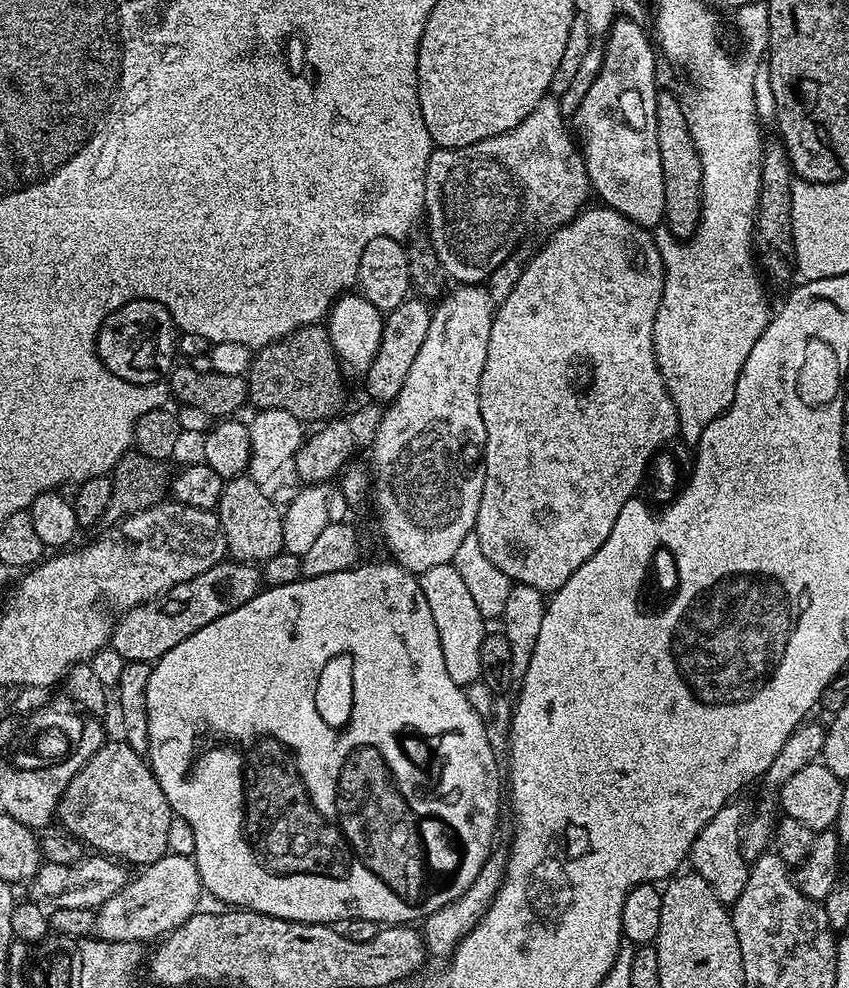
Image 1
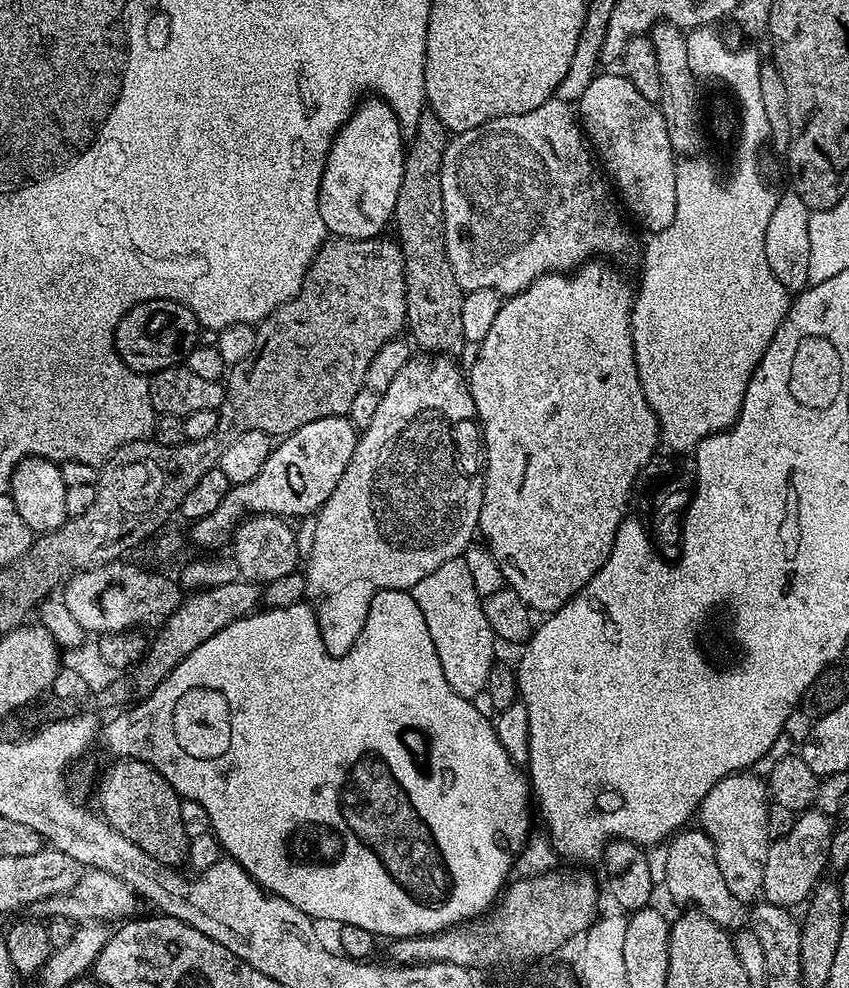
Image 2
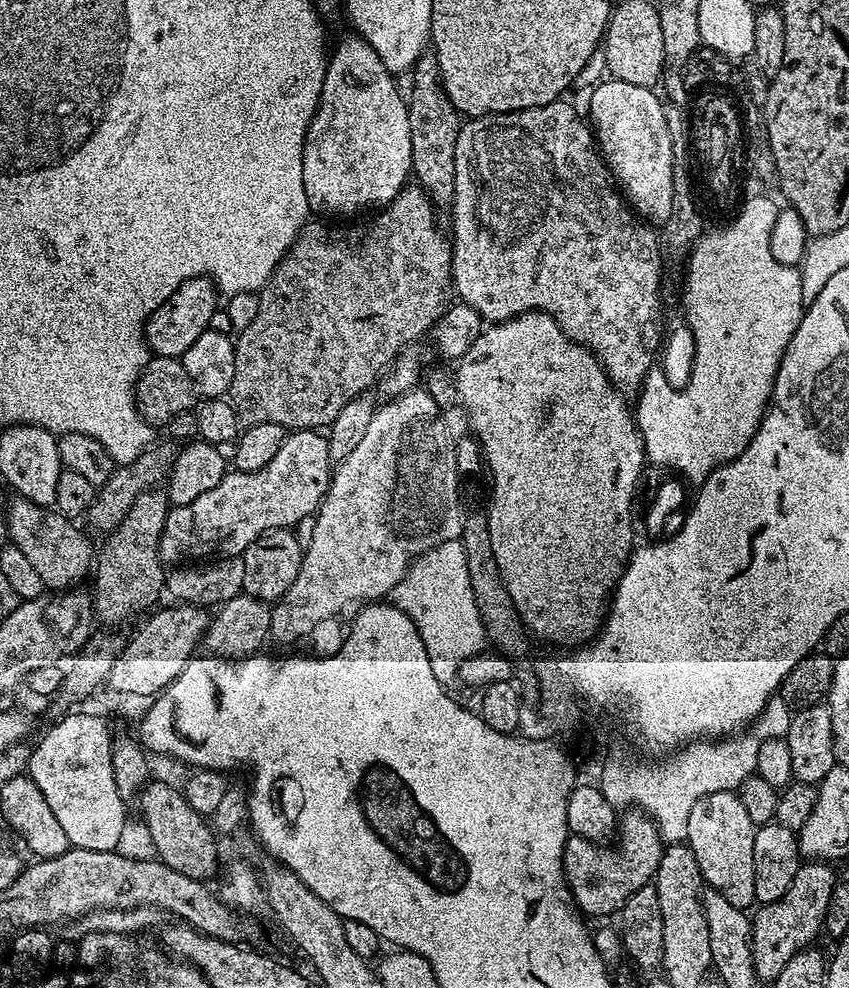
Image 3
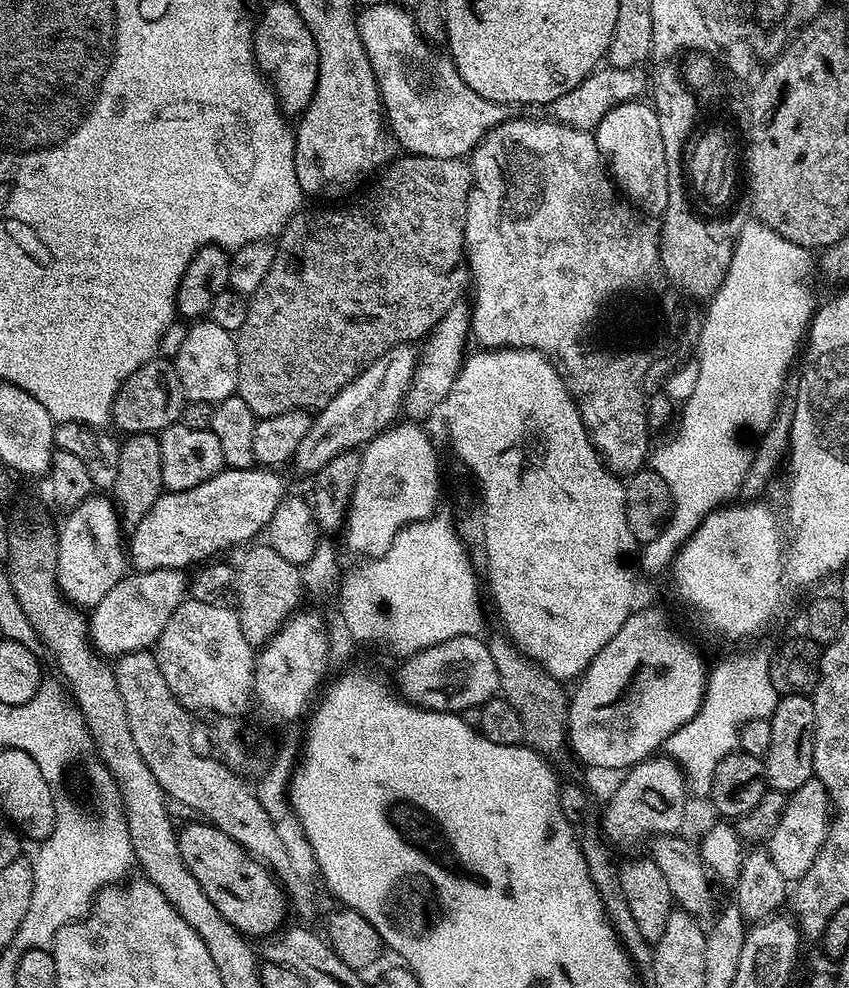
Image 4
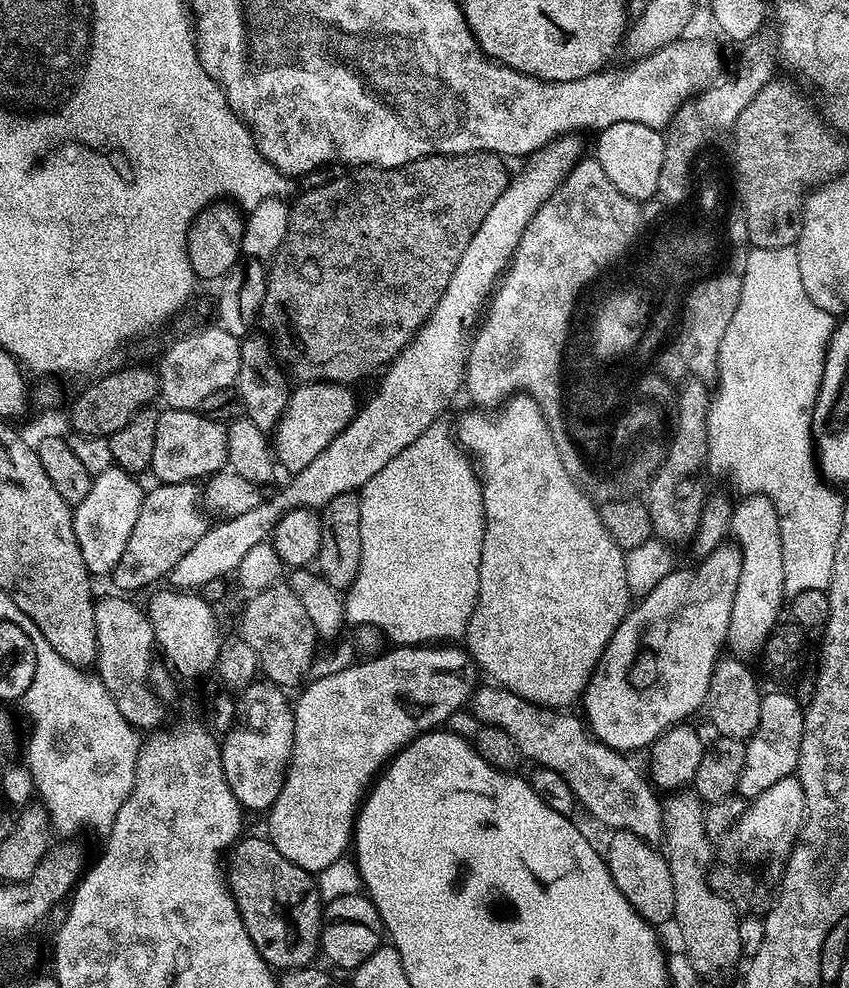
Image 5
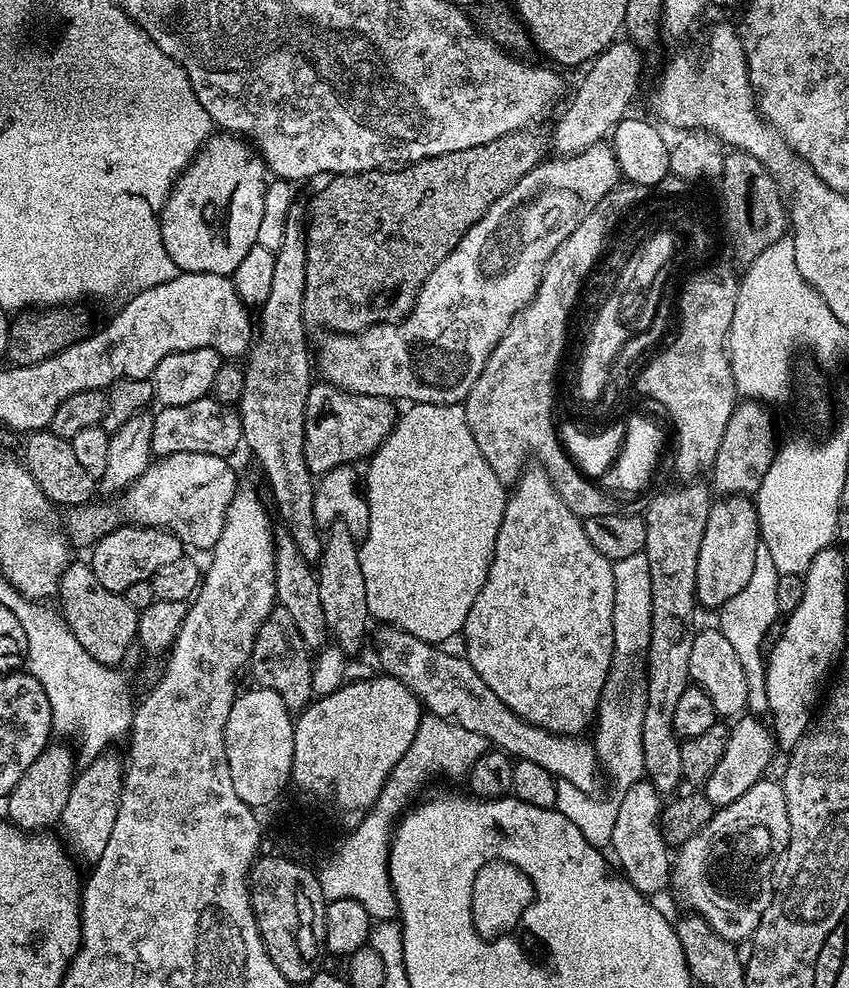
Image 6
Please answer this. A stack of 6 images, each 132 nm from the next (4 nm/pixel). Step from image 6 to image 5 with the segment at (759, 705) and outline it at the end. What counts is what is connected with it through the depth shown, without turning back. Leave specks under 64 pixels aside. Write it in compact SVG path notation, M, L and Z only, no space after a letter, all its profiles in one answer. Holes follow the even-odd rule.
M755 494L737 499L732 510L730 536L742 554L742 578L738 578L738 591L734 593L734 607L728 619L727 647L736 654L759 653L773 628L781 623L780 611L786 608L780 515L772 499Z

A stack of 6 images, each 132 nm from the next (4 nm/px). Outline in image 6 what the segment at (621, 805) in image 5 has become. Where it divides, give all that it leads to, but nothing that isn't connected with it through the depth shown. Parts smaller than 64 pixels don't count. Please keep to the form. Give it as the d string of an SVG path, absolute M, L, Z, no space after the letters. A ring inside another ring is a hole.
M380 626L376 632L376 656L385 673L402 682L420 700L431 715L460 724L474 734L482 734L489 745L501 752L507 752L516 760L538 762L557 781L578 786L578 790L595 793L602 784L600 760L596 757L596 745L584 741L580 736L559 736L545 728L526 722L470 666L463 656L443 652L443 647L415 636L395 626Z

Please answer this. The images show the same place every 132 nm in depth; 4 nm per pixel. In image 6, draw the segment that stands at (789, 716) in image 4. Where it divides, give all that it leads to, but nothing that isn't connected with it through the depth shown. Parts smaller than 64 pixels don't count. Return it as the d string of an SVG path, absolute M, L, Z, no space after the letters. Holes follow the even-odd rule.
M741 715L731 725L726 751L718 766L714 766L714 774L710 774L710 778L706 778L702 785L704 797L712 803L713 809L724 808L730 802L738 802L738 798L742 798L742 794L746 794L750 786L765 779L767 772L764 771L771 766L775 752L778 752L778 745L772 728L759 716Z

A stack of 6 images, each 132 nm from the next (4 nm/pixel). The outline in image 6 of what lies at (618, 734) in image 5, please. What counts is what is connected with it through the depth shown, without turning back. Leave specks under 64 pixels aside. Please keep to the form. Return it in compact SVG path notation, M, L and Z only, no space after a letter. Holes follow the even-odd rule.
M726 496L717 499L710 510L710 518L706 518L706 534L702 534L702 550L698 550L698 578L696 579L696 598L701 605L719 606L730 602L734 594L750 578L754 570L754 558L758 558L758 546L762 543L762 525L756 505L747 496Z

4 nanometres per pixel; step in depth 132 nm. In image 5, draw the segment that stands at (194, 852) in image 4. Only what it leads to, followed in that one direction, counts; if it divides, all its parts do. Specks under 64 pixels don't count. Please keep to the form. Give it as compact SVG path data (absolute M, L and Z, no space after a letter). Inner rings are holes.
M263 835L236 841L226 856L226 879L250 942L273 969L307 968L320 952L322 901L313 873L284 858Z

